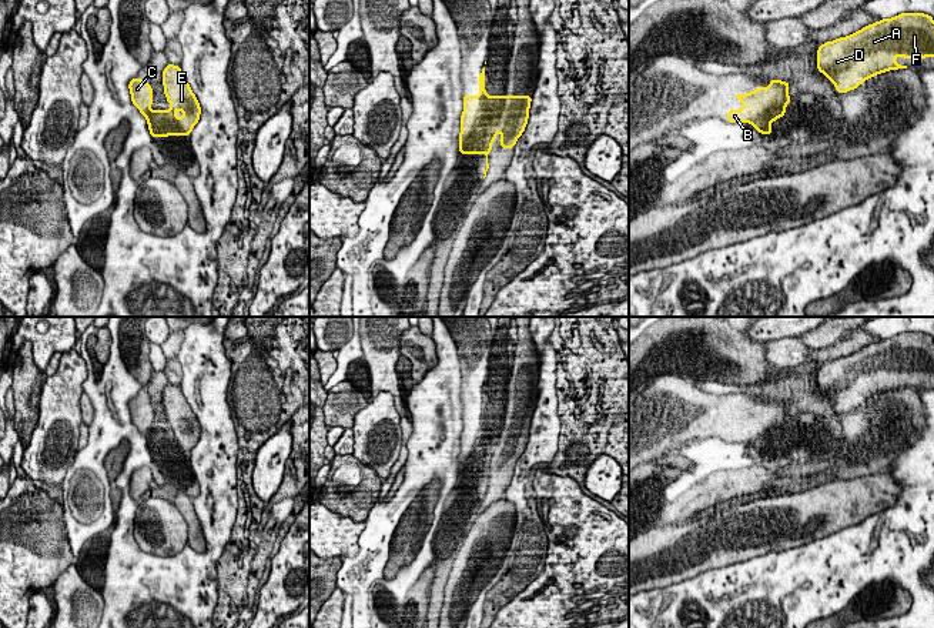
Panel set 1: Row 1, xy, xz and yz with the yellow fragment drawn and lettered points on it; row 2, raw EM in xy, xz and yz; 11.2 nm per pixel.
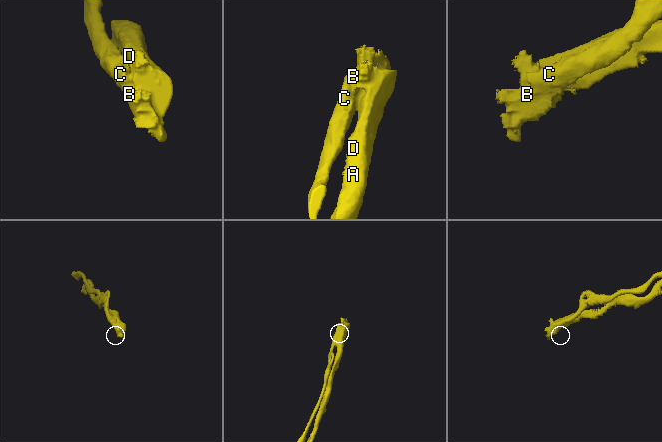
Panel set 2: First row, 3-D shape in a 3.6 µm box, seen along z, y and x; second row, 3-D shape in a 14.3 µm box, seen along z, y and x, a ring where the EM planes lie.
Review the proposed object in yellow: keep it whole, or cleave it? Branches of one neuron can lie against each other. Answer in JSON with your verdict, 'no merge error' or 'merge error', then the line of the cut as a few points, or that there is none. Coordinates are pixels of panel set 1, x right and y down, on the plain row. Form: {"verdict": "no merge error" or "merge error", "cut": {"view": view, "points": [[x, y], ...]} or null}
{"verdict": "merge error", "cut": {"view": "xz", "points": [[471, 443], [468, 457], [461, 463]]}}

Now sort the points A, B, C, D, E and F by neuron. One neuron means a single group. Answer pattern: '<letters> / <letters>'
A B D E F / C

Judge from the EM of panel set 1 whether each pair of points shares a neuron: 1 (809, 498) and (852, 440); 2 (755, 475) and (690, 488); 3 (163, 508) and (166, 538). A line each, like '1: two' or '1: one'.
1: two
2: one
3: one

